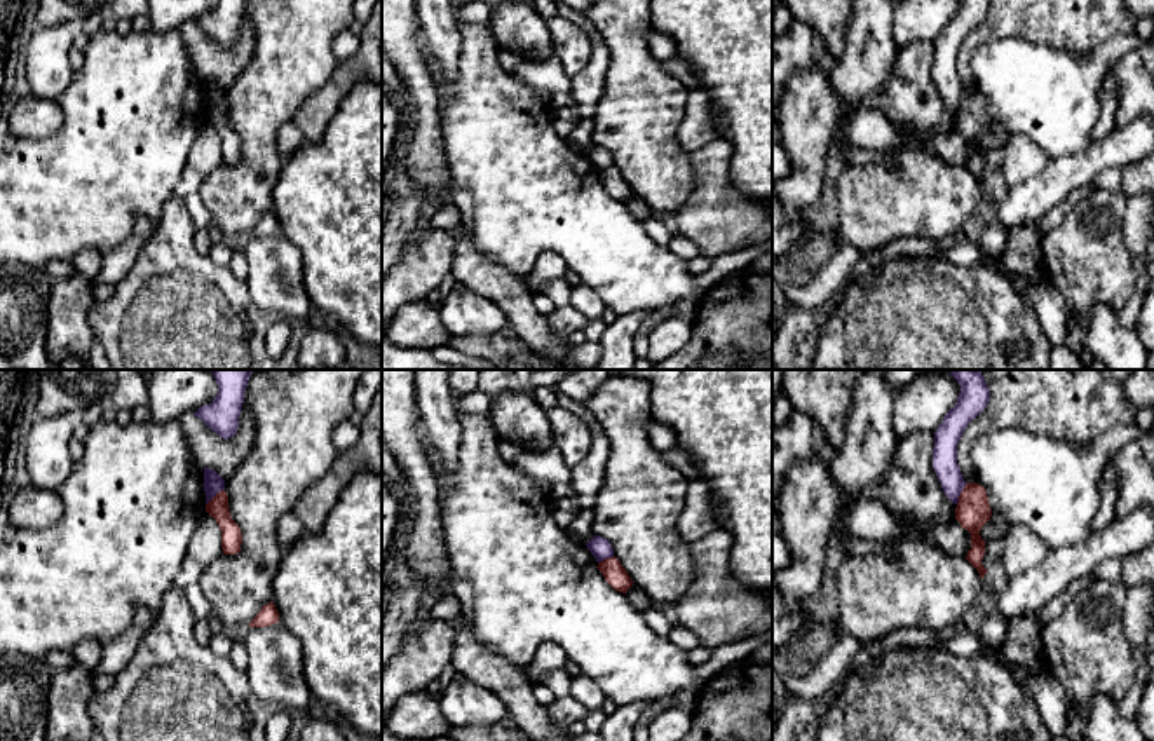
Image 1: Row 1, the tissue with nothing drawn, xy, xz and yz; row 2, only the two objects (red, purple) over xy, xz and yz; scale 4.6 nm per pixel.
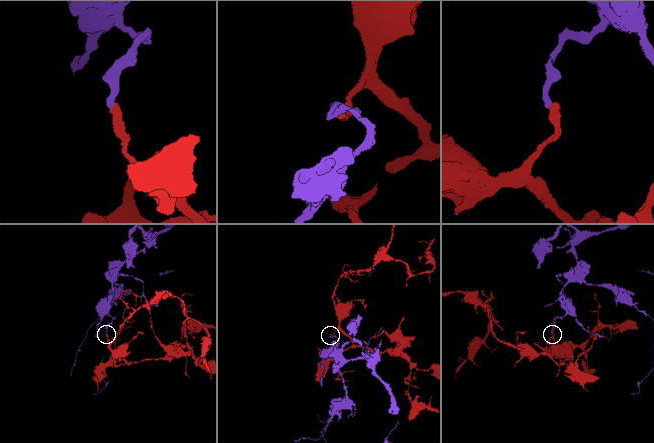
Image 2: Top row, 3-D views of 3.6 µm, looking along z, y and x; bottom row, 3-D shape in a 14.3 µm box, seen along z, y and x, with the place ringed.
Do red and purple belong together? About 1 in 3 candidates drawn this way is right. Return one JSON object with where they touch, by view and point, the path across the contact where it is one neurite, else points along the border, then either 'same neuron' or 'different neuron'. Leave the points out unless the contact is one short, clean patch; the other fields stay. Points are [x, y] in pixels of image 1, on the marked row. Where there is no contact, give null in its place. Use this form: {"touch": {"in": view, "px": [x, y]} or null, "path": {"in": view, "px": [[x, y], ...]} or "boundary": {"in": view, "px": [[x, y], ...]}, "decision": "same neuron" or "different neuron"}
{"touch": {"in": "yz", "px": [961, 494]}, "boundary": {"in": "yz", "px": [[966, 483], [956, 503]]}, "decision": "different neuron"}

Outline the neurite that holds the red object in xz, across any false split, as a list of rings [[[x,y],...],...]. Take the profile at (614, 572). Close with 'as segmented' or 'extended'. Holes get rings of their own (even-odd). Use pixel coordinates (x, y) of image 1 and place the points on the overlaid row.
[[[615,556],[600,561],[596,568],[603,574],[605,581],[619,593],[626,595],[626,591],[633,586],[631,577]]]; as segmented

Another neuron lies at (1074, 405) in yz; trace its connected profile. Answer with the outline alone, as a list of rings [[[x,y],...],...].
[[[980,370],[990,399],[964,429],[957,445],[957,464],[966,483],[976,483],[969,459],[973,443],[1002,429],[1023,429],[1037,436],[1084,445],[1107,431],[1135,420],[1137,408],[1124,394],[1128,377],[1137,370]]]

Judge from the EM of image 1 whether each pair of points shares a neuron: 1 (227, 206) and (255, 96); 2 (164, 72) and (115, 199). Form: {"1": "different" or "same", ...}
{"1": "same", "2": "same"}

